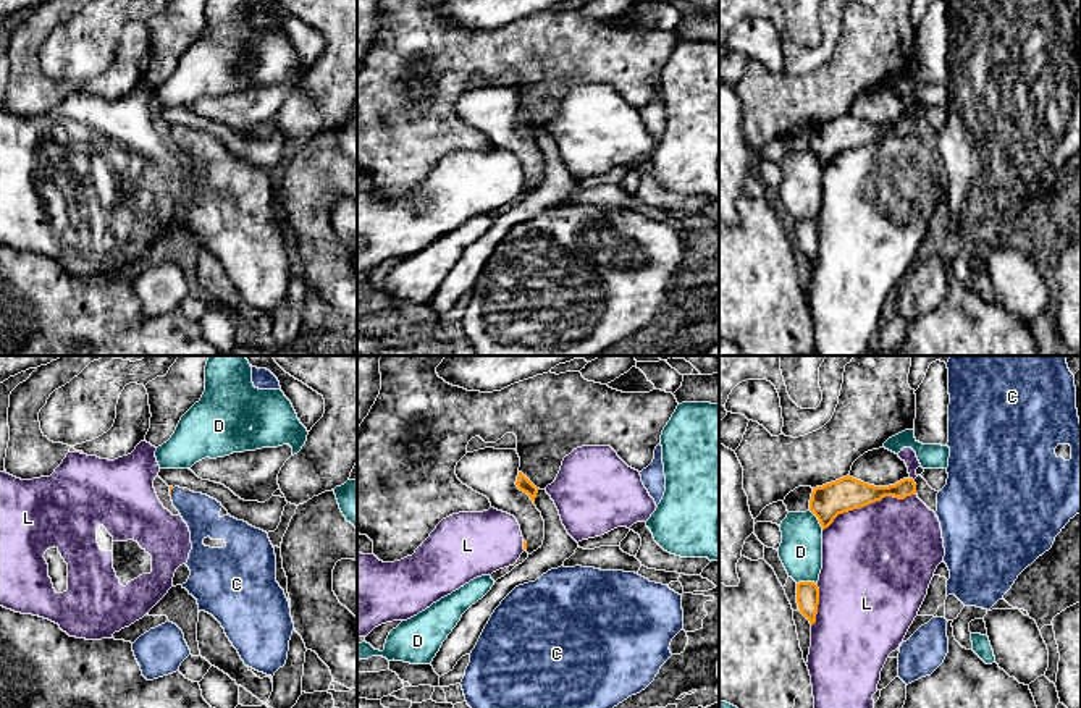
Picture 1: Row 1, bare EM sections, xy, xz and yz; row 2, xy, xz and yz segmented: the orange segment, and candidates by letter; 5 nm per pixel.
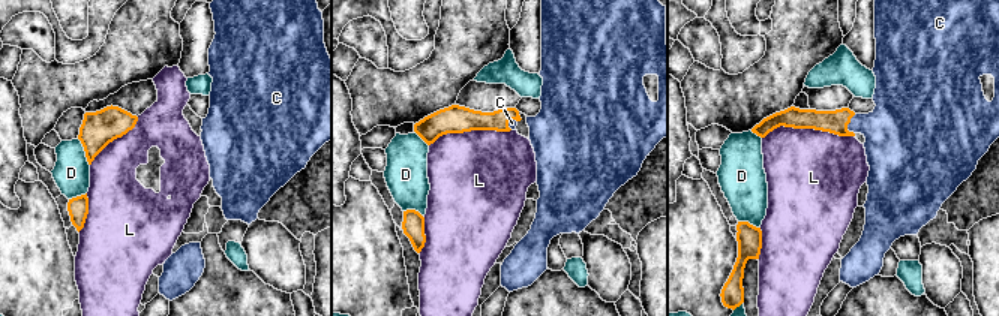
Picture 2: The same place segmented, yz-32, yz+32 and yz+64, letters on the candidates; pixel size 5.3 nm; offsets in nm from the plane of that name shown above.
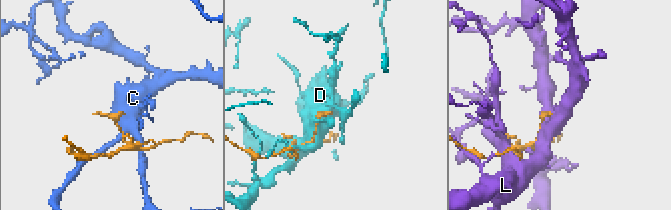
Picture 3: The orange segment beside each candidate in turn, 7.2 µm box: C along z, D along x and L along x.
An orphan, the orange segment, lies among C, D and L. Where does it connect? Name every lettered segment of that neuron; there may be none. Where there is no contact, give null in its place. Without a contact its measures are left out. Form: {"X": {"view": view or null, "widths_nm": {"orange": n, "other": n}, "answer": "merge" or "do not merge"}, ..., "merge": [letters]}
{"C": {"view": "xy", "widths_nm": {"orange": 20, "other": 180}, "answer": "merge"}, "D": {"view": "yz", "widths_nm": {"orange": 110, "other": 220}, "answer": "do not merge"}, "L": {"view": "yz", "widths_nm": {"orange": 170, "other": 320}, "answer": "do not merge"}, "merge": ["C"]}

